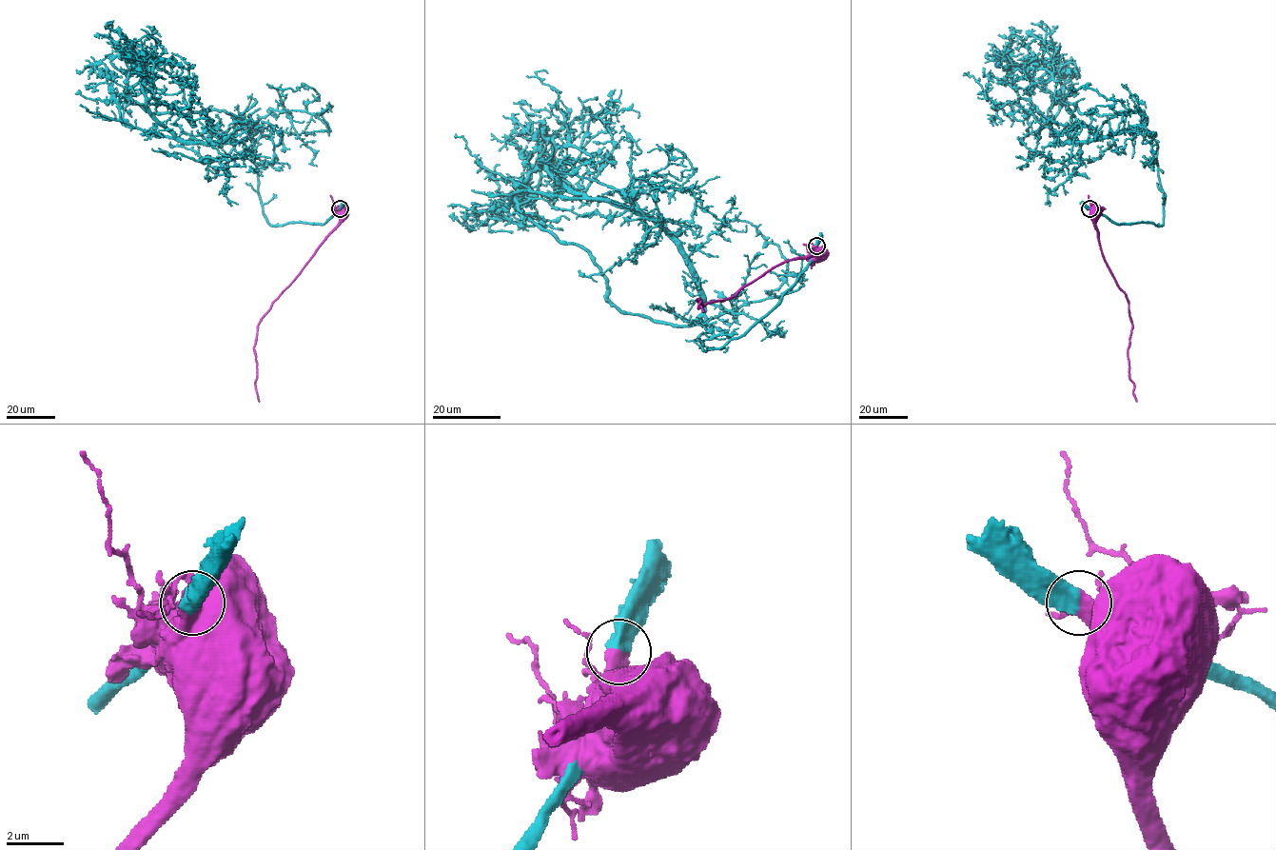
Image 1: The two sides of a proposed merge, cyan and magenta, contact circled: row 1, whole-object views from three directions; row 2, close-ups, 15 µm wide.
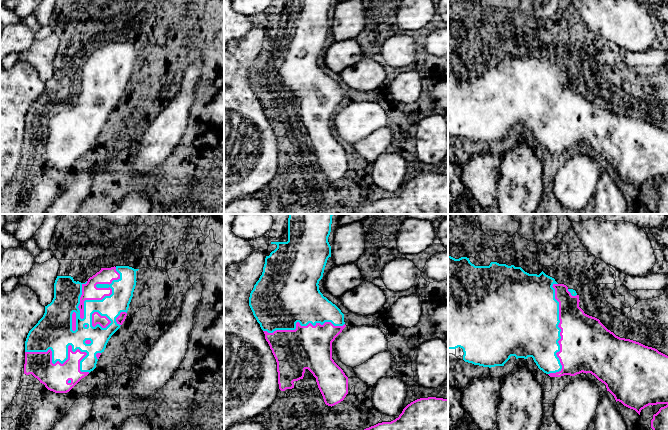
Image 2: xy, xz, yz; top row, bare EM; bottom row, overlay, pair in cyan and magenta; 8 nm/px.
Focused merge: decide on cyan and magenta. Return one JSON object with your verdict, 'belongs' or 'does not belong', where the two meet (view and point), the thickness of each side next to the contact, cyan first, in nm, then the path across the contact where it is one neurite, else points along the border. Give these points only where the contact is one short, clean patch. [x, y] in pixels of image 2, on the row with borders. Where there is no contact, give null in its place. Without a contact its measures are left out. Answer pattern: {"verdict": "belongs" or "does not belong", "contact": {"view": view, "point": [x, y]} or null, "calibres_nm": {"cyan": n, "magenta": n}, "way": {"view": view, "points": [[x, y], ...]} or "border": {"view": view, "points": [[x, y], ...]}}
{"verdict": "does not belong", "contact": {"view": "xy", "point": [104, 297]}, "calibres_nm": {"cyan": 180, "magenta": 130}}

